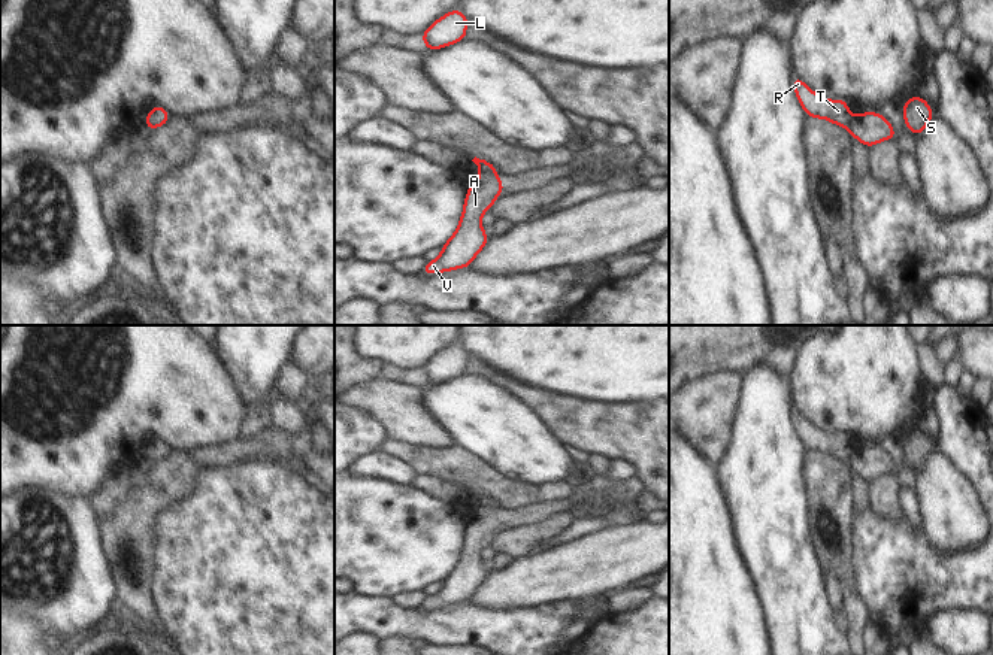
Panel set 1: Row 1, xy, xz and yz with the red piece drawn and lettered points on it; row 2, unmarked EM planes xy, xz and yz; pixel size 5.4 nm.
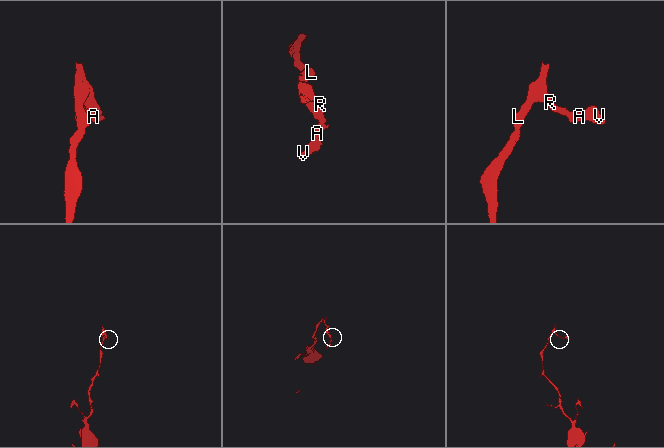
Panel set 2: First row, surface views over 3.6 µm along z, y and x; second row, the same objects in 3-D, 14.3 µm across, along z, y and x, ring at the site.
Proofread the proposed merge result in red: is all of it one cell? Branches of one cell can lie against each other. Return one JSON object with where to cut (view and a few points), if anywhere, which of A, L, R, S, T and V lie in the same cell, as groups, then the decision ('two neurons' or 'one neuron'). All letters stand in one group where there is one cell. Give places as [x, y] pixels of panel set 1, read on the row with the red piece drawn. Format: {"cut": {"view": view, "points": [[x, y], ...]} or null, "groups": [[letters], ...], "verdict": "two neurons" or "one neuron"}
{"cut": {"view": "xz", "points": [[481, 169], [495, 173]]}, "groups": [["A", "S", "V"], ["L", "R", "T"]], "verdict": "two neurons"}

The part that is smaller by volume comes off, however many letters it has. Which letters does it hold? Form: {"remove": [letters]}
{"remove": ["A", "S", "V"]}

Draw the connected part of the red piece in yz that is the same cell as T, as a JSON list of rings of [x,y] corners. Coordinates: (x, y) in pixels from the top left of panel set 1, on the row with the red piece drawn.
[[[794,75],[793,88],[806,116],[832,121],[838,127],[848,127],[853,116],[848,113],[847,100],[826,100],[815,94],[805,82]]]

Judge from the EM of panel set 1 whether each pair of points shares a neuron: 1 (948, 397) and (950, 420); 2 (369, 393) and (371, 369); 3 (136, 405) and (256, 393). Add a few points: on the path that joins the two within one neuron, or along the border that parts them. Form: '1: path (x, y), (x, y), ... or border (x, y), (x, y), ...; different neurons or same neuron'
1: path (948, 403), (950, 414); same neuron
2: border (380, 375), (362, 384), (354, 384), (350, 388); different neurons
3: border (221, 364), (247, 406); different neurons

